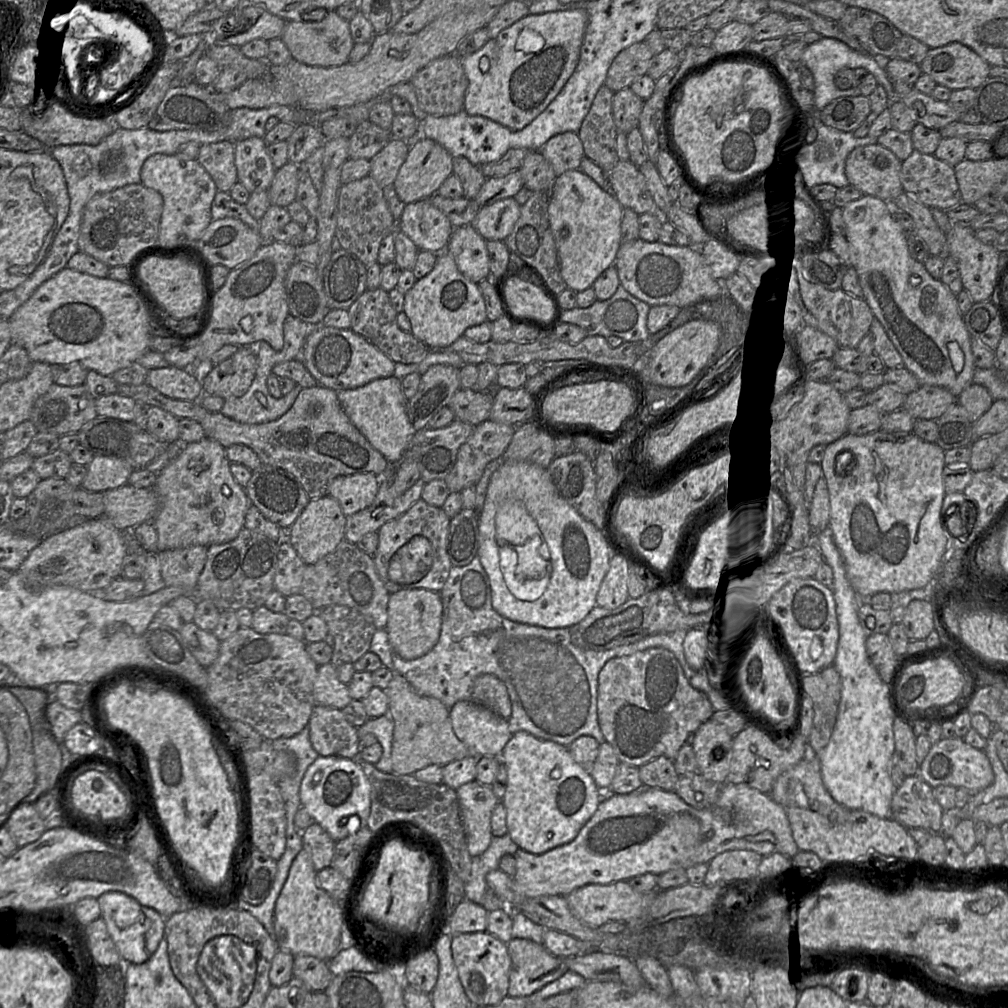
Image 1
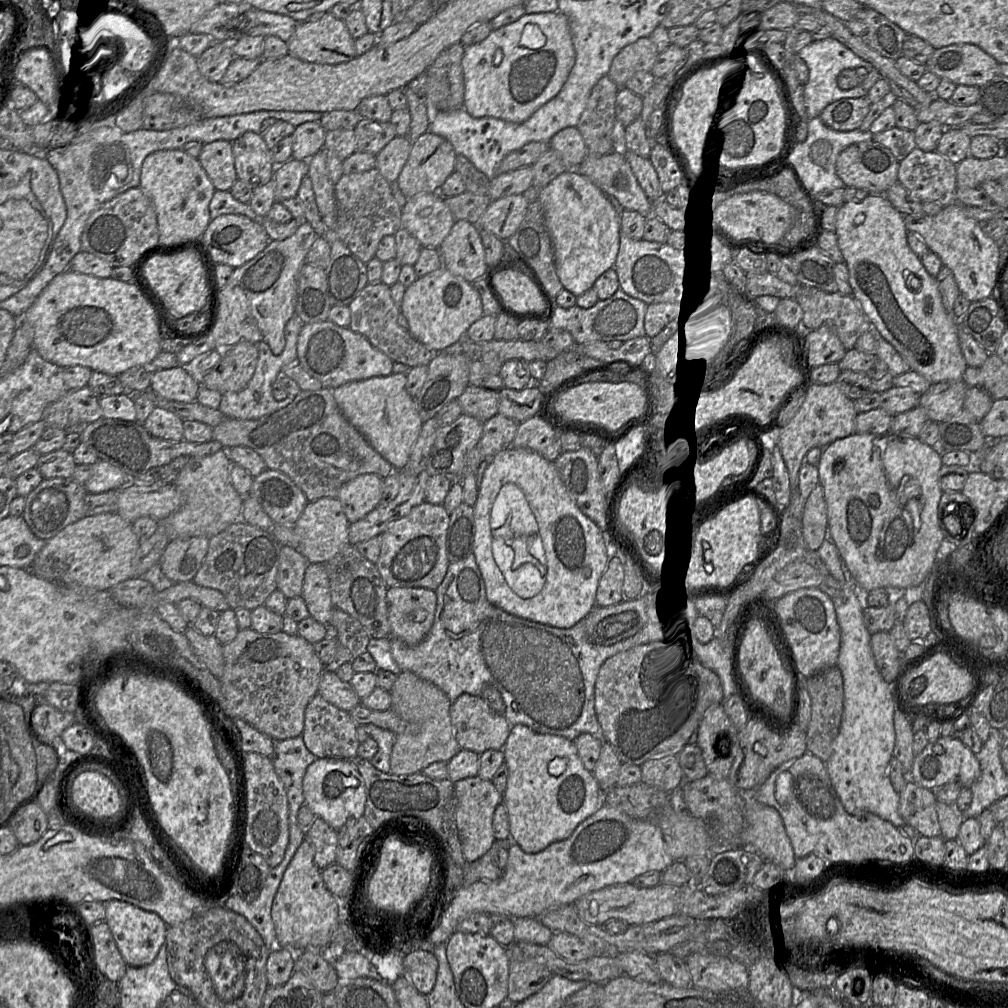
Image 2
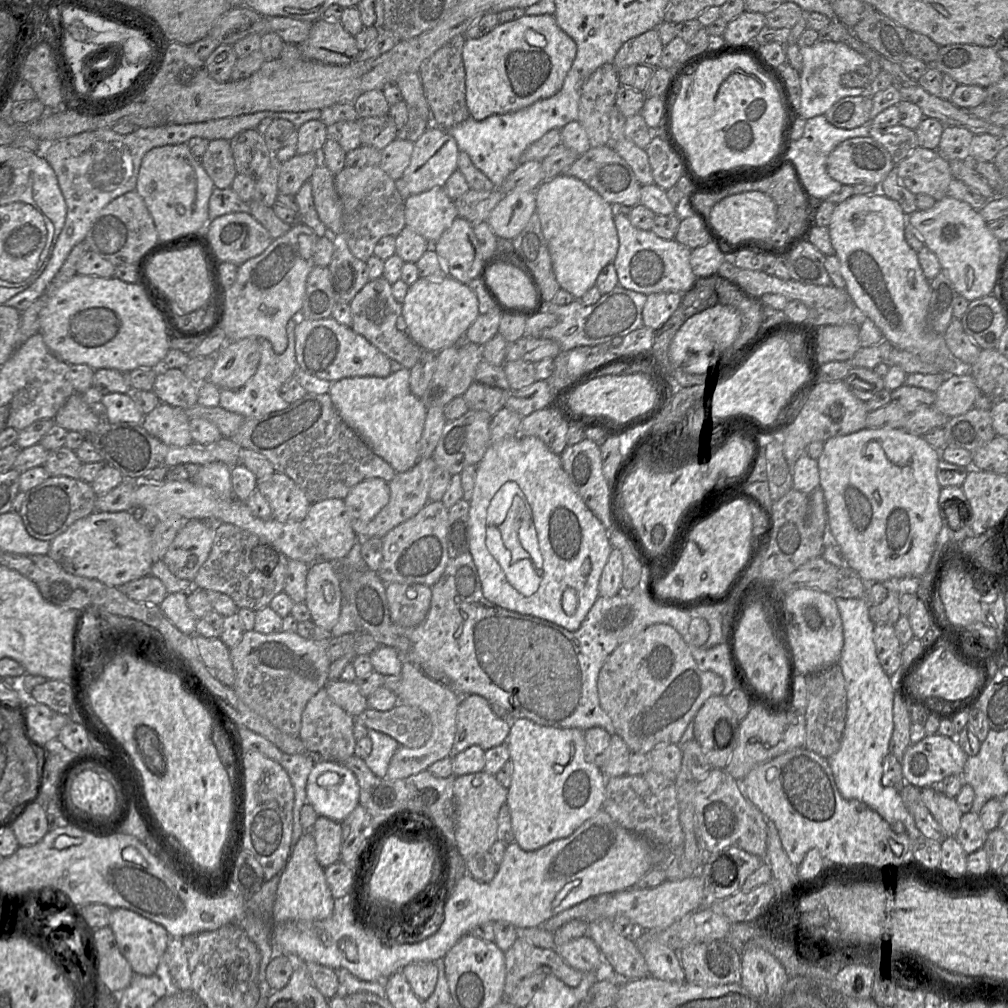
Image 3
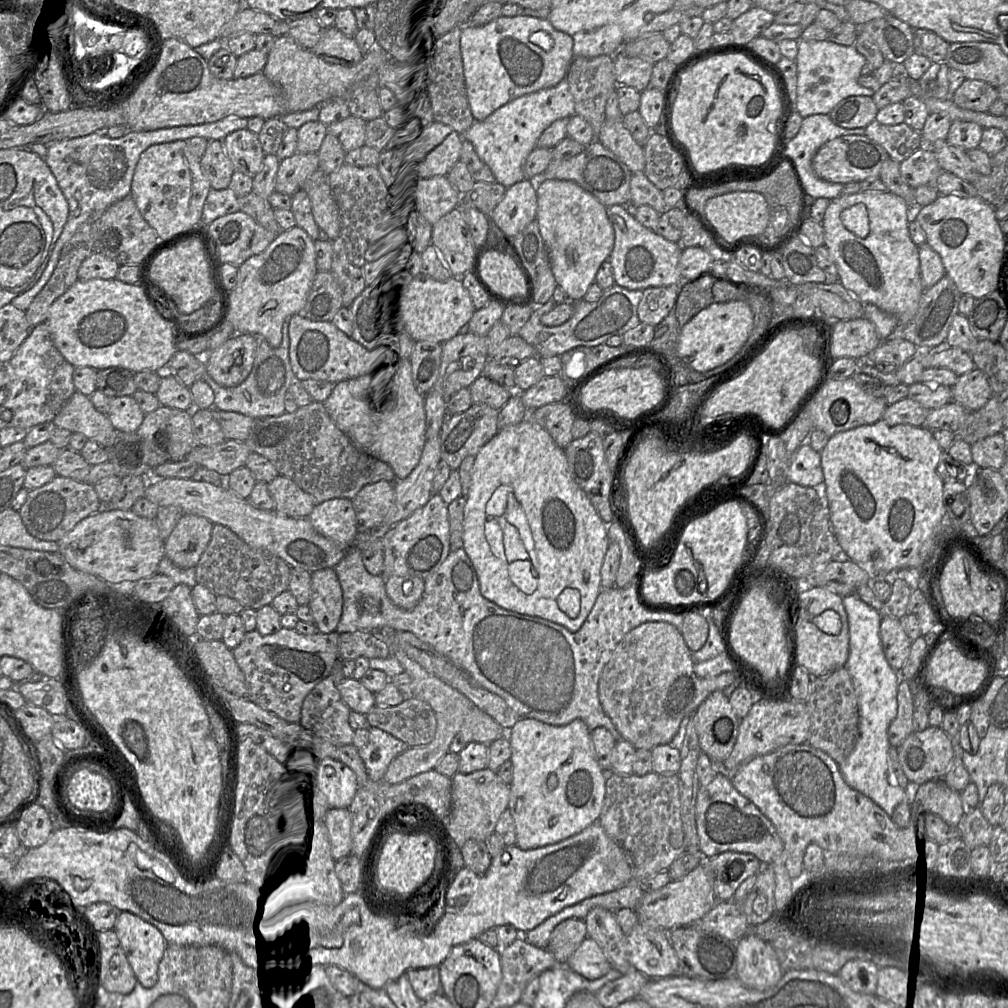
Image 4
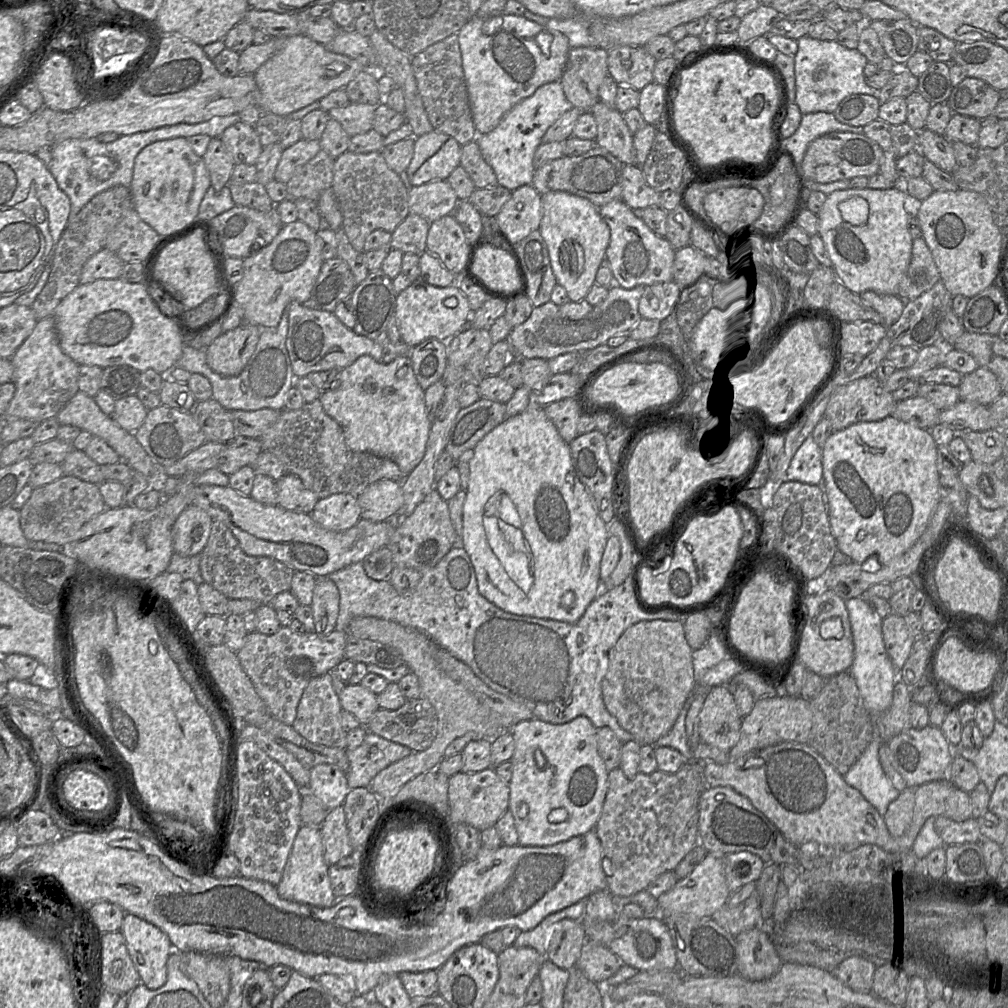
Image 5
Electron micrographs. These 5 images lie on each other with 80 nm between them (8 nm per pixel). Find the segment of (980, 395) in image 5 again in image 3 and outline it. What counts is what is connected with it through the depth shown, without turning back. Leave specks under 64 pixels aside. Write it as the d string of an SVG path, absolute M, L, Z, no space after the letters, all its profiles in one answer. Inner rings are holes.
M952 373L936 390L933 406L949 417L962 415L974 407L980 393L970 373Z

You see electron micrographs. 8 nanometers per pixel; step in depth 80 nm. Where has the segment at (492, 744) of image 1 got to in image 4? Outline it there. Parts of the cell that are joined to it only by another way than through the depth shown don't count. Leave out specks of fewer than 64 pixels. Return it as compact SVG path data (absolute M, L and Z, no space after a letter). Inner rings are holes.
M473 706L449 746L449 752L458 754L470 742L489 745L505 735L505 730L485 712Z

